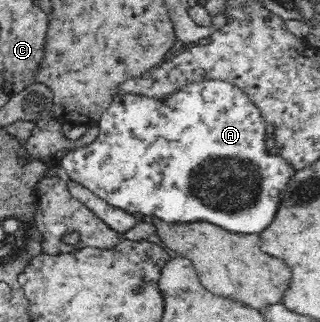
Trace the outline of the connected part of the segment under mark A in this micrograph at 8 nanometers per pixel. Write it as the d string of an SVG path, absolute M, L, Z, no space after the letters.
M205 79L199 82L190 82L184 87L177 89L174 93L167 95L164 99L150 97L142 94L122 94L115 95L109 108L101 114L96 122L99 129L97 138L88 145L69 149L59 157L61 164L60 173L66 179L71 179L81 186L92 190L99 198L105 200L114 207L122 208L127 212L138 215L139 218L149 219L157 217L168 223L185 224L191 222L209 222L228 230L230 233L257 234L263 232L267 226L273 222L283 190L295 176L294 166L289 165L287 159L281 157L274 150L268 150L265 140L267 140L267 123L263 119L261 109L251 101L249 95L239 87L221 79Z

